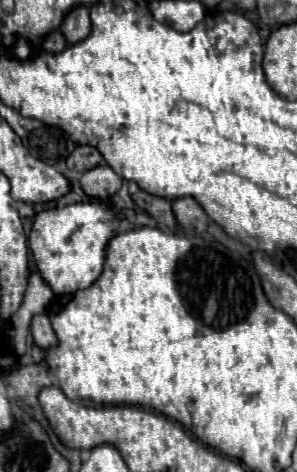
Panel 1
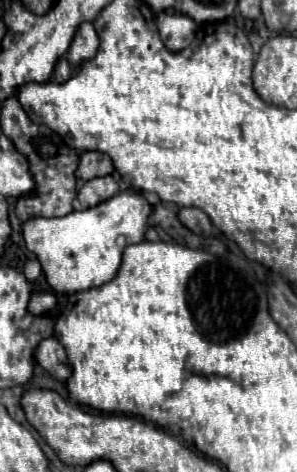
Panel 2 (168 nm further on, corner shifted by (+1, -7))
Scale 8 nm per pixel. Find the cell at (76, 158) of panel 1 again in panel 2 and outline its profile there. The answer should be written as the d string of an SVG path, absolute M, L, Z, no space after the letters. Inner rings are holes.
M85 151L79 155L79 165L77 165L77 179L89 181L95 177L105 177L113 173L113 163L105 153L99 151Z

